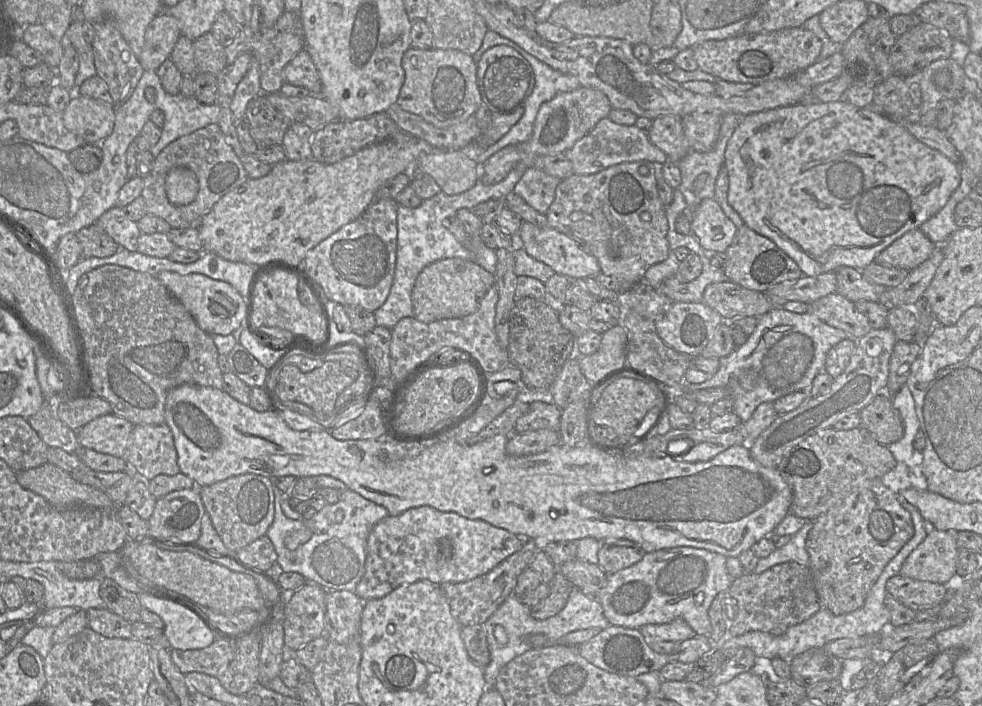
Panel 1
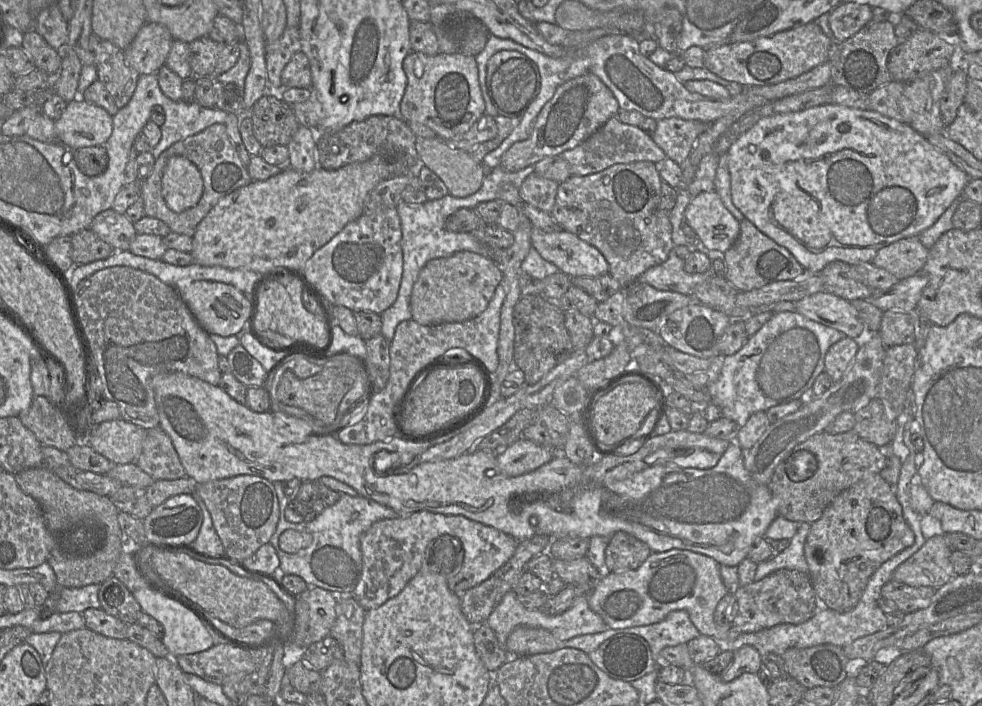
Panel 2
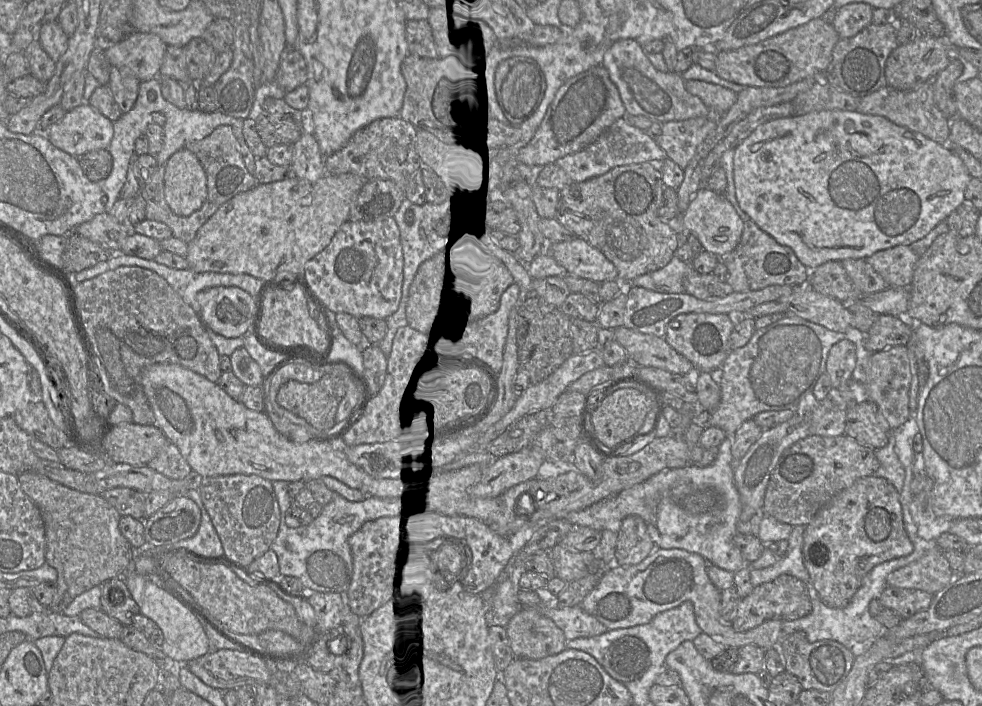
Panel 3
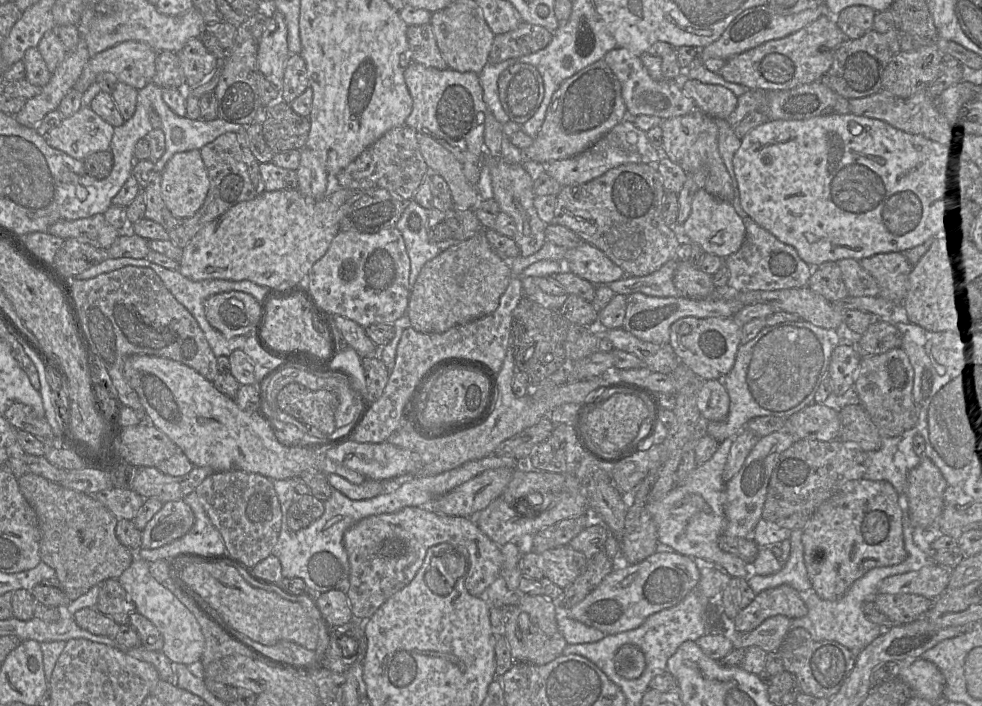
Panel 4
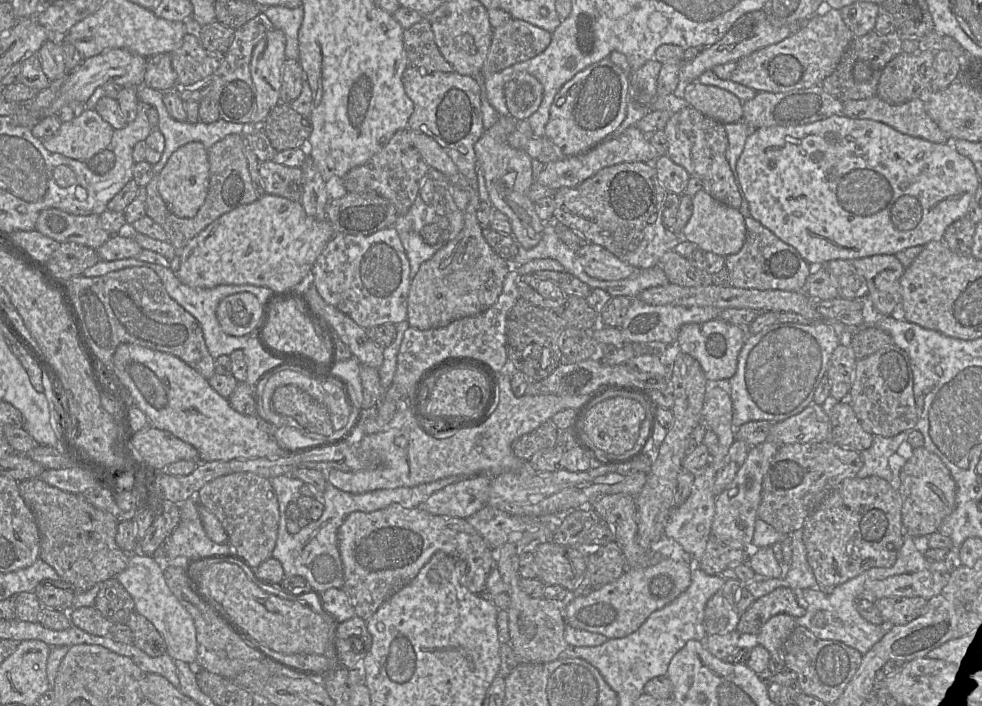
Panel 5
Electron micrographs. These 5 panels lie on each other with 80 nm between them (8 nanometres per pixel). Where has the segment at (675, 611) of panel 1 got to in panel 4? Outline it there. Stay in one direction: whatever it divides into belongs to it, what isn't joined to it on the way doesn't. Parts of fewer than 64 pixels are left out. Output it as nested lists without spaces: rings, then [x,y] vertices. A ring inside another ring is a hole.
[[[656,551],[638,564],[616,567],[600,585],[567,611],[569,616],[606,635],[638,628],[652,614],[678,604],[700,580],[699,562],[678,552]],[[721,606],[721,632],[713,631],[708,633],[721,633],[725,635],[732,640],[735,647],[749,648],[751,646],[758,646],[765,650],[767,653],[778,651],[787,633],[791,630],[791,619],[782,615],[770,617],[754,630],[745,633],[738,632],[735,627],[733,627],[733,624],[729,619],[731,618],[725,615]]]

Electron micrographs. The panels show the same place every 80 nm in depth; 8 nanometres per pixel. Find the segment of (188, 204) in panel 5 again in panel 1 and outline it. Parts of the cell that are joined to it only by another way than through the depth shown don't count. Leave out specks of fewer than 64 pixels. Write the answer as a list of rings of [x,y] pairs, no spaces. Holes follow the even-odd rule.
[[[174,167],[167,174],[165,190],[172,204],[188,205],[195,200],[199,190],[197,176],[188,168]]]

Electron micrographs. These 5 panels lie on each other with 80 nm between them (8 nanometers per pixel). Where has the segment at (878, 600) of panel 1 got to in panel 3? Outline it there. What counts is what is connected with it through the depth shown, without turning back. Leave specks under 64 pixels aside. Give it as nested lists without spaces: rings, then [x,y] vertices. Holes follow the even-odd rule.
[[[908,503],[907,507],[902,507],[902,517],[908,537],[914,545],[913,551],[907,556],[896,558],[874,567],[866,575],[861,586],[846,607],[829,607],[812,591],[811,612],[807,616],[797,620],[782,621],[782,638],[793,632],[803,631],[811,643],[822,640],[834,640],[852,651],[857,651],[884,634],[882,624],[873,618],[869,612],[870,602],[874,599],[879,599],[882,591],[887,587],[887,577],[890,573],[920,559],[930,549],[931,544],[935,543],[927,542],[918,535],[917,525],[909,511]]]

